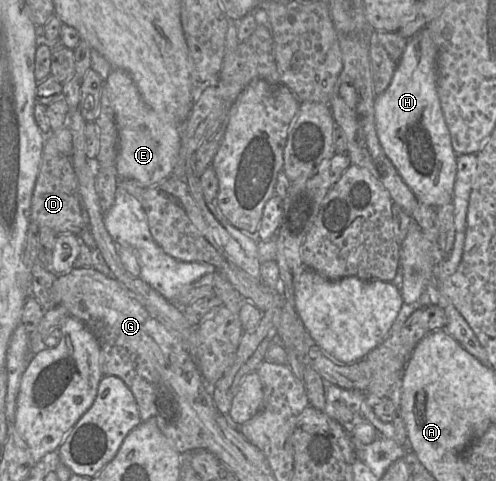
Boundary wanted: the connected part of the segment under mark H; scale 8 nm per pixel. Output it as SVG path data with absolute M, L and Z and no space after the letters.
M426 28L408 39L389 86L374 98L375 127L379 142L405 184L419 203L434 208L453 201L457 154L441 108L437 89L437 48Z

